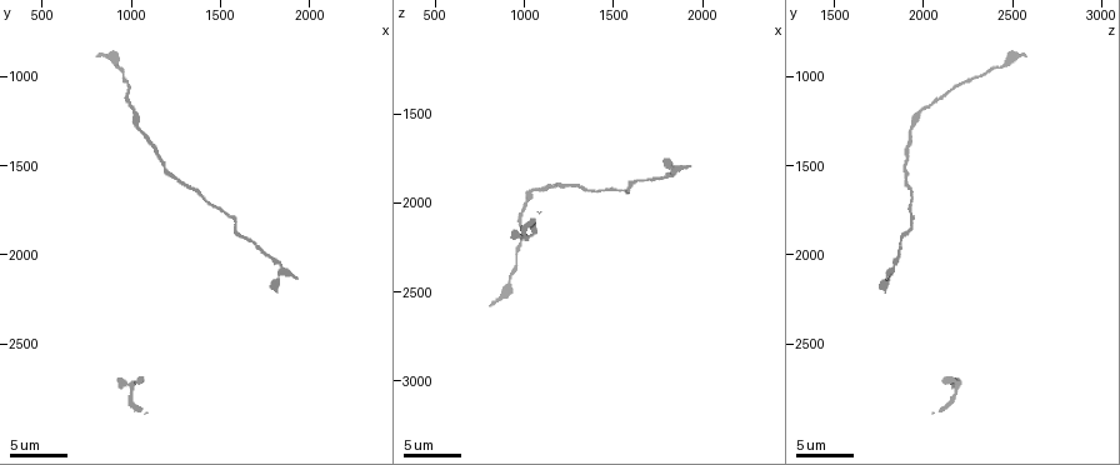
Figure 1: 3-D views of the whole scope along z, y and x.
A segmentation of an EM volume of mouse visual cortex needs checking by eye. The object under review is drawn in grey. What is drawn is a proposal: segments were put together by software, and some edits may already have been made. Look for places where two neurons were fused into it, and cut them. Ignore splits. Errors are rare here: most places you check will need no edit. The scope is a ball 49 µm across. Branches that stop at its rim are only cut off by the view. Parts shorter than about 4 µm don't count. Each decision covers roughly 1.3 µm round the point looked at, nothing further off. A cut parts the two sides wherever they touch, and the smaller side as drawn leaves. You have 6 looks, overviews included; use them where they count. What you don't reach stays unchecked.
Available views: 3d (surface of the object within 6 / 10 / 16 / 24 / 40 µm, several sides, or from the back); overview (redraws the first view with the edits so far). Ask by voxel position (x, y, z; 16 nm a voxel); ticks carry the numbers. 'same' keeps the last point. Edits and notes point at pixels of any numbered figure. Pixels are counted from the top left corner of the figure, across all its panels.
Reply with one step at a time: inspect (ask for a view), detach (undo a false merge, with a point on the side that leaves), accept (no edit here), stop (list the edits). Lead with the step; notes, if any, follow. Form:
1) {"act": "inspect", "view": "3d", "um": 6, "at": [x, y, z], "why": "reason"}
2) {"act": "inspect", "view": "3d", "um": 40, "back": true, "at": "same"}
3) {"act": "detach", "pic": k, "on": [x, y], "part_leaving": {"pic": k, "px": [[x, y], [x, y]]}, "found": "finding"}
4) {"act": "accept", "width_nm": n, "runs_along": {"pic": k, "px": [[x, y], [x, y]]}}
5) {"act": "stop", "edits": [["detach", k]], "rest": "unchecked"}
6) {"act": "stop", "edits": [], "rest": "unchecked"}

{"act": "inspect", "view": "3d", "um": 10, "at": [1020, 1200, 1980], "why": "calibre changes"}

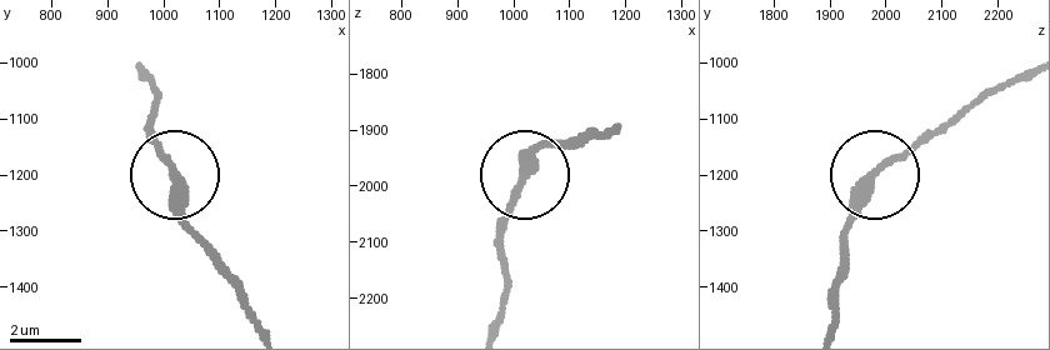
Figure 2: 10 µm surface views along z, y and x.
{"act": "accept", "found": "continuous, no second neuron"}

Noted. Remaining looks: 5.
{"act": "inspect", "view": "3d", "um": 10, "at": [1580, 1820, 1940], "why": "sudden change in width"}

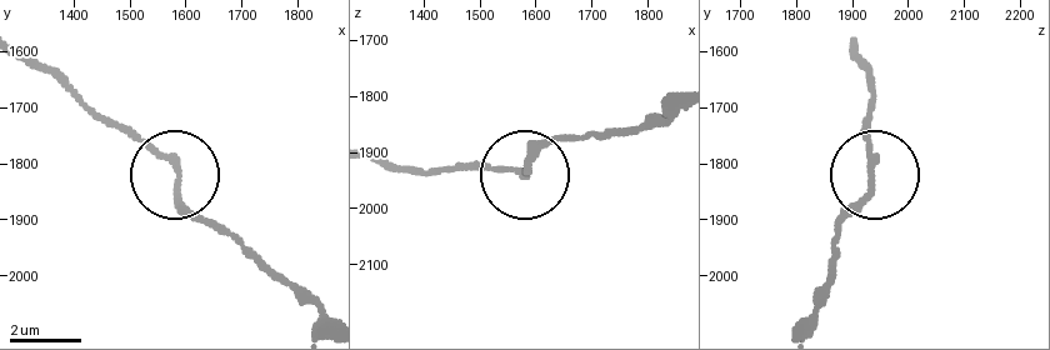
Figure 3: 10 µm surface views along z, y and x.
{"act": "inspect", "view": "3d", "um": 6, "at": [1580, 1795, 1930]}

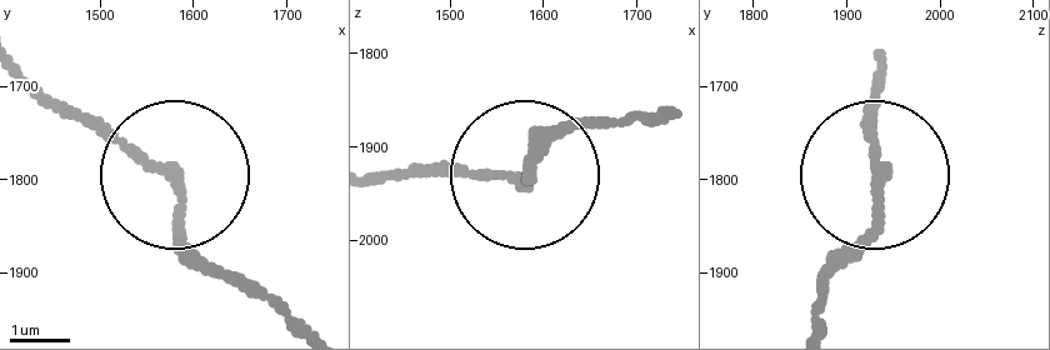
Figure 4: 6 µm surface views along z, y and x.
{"act": "accept", "runs_along": {"pic": 4, "px": [[846, 250], [871, 211], [871, 96]]}, "found": "all the same neuron"}

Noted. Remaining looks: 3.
{"act": "inspect", "view": "3d", "um": 10, "at": [1180, 1500, 1900], "why": "a narrow waist"}

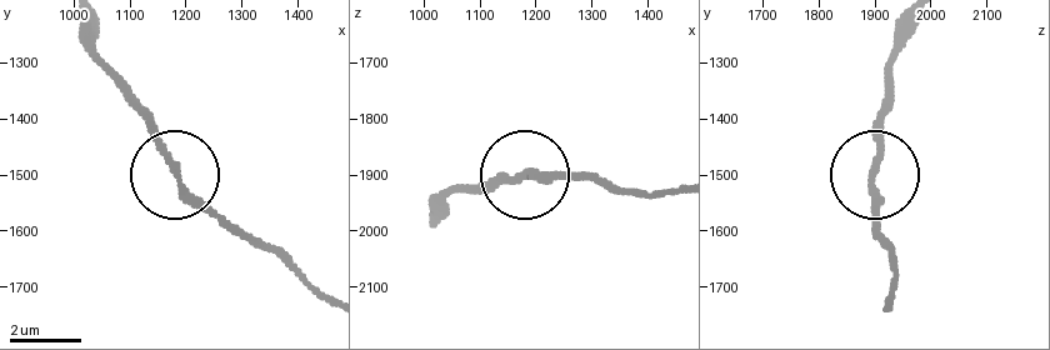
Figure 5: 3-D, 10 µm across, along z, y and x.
{"act": "accept", "runs_along": {"pic": 5, "px": [[675, 189], [611, 189], [525, 171], [480, 180]]}, "found": "one neuron here"}

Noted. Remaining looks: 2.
{"act": "stop", "edits": [], "rest": "unchecked"}

